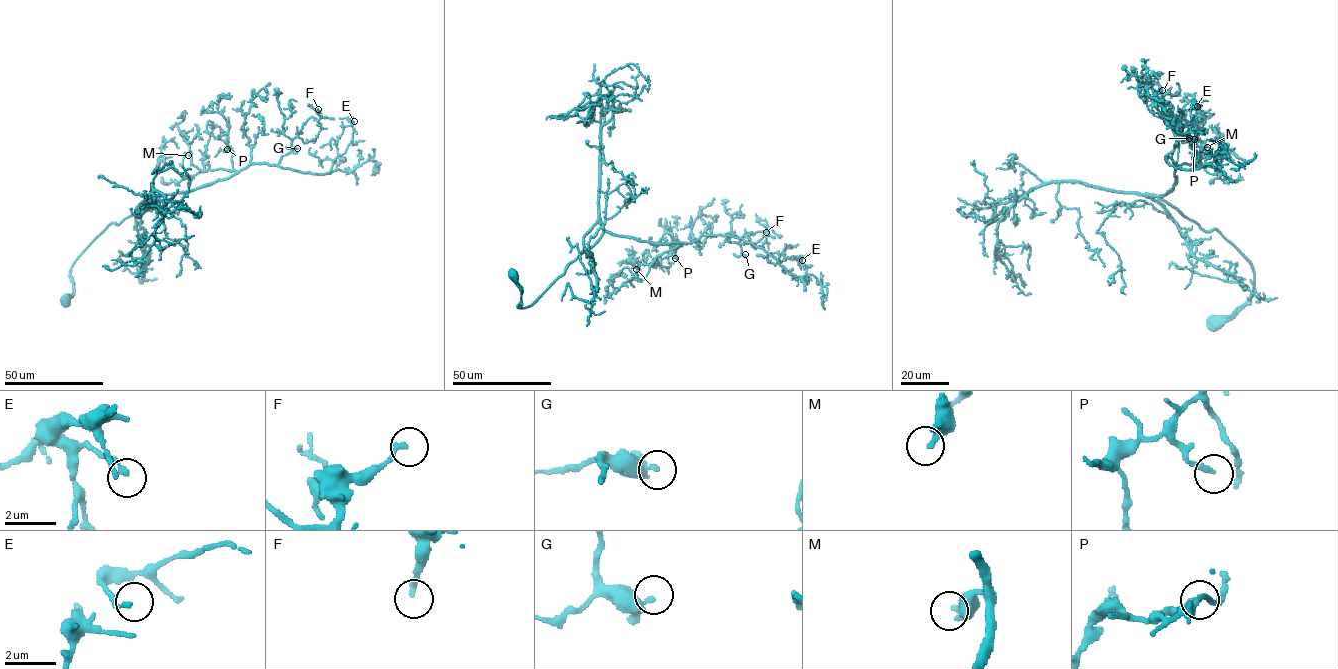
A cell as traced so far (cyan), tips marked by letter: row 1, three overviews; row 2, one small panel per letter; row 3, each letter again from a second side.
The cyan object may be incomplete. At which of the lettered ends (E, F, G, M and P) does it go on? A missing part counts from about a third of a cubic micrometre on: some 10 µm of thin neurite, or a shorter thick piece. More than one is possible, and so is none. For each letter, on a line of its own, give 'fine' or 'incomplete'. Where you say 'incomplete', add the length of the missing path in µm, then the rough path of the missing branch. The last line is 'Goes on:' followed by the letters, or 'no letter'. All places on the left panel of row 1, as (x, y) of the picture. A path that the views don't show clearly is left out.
E: fine
F: fine
G: fine
M: fine
P: fine
Goes on: no letter

